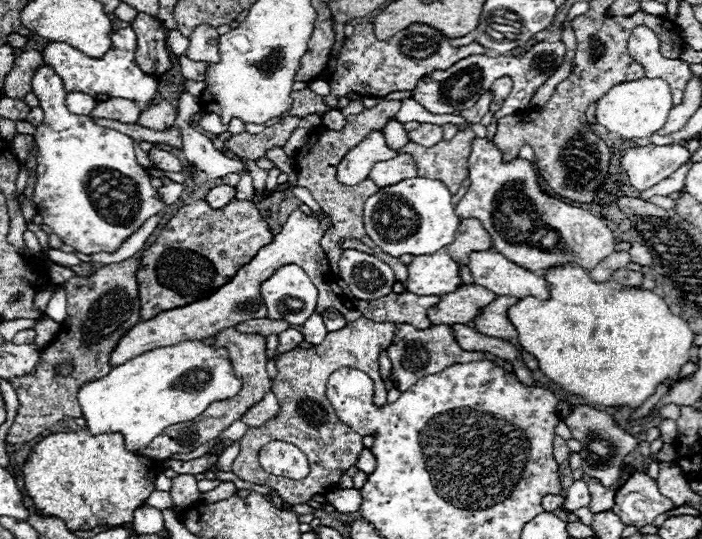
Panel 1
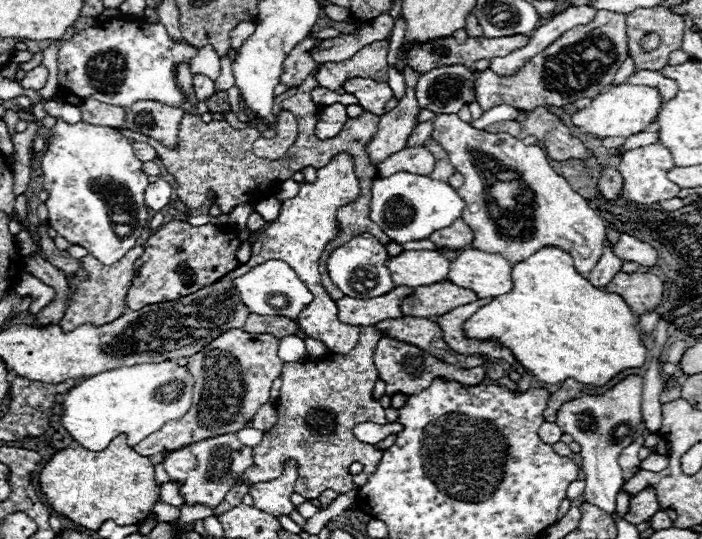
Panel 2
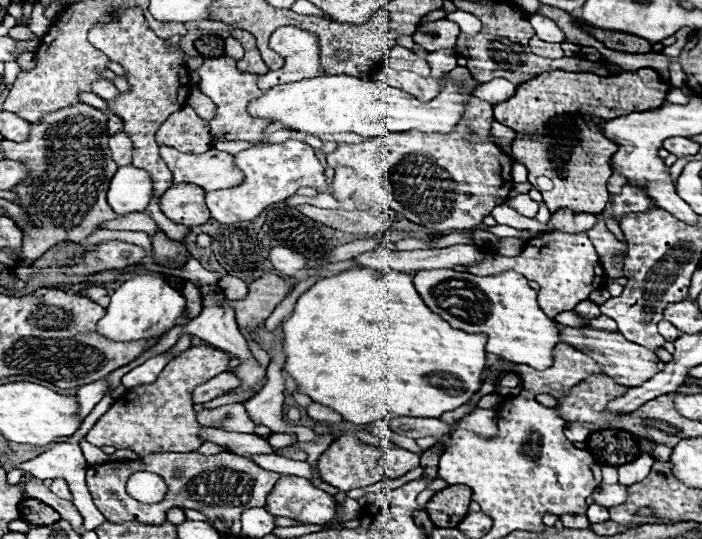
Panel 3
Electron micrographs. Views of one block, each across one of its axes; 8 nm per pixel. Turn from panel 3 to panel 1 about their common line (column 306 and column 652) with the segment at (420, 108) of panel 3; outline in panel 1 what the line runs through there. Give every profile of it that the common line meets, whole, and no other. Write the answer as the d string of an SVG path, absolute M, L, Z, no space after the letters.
M640 78L632 82L622 82L614 86L604 98L600 98L596 108L596 122L608 128L608 132L618 134L620 138L646 138L666 124L672 106L674 104L668 82L660 78Z

